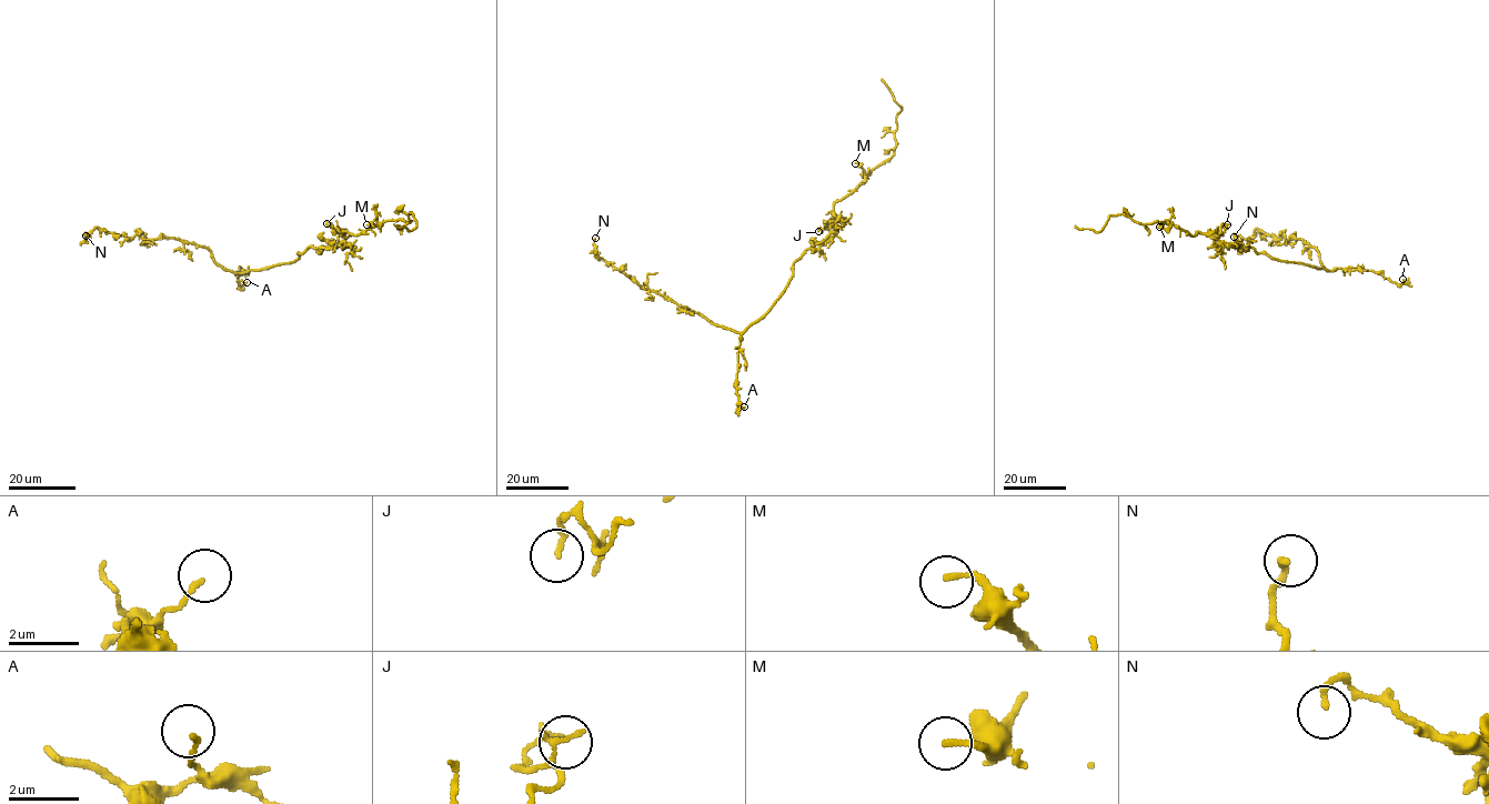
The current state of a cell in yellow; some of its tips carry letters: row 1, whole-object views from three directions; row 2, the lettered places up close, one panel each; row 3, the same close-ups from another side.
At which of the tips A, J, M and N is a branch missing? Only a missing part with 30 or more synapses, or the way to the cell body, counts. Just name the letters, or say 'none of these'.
none of these

